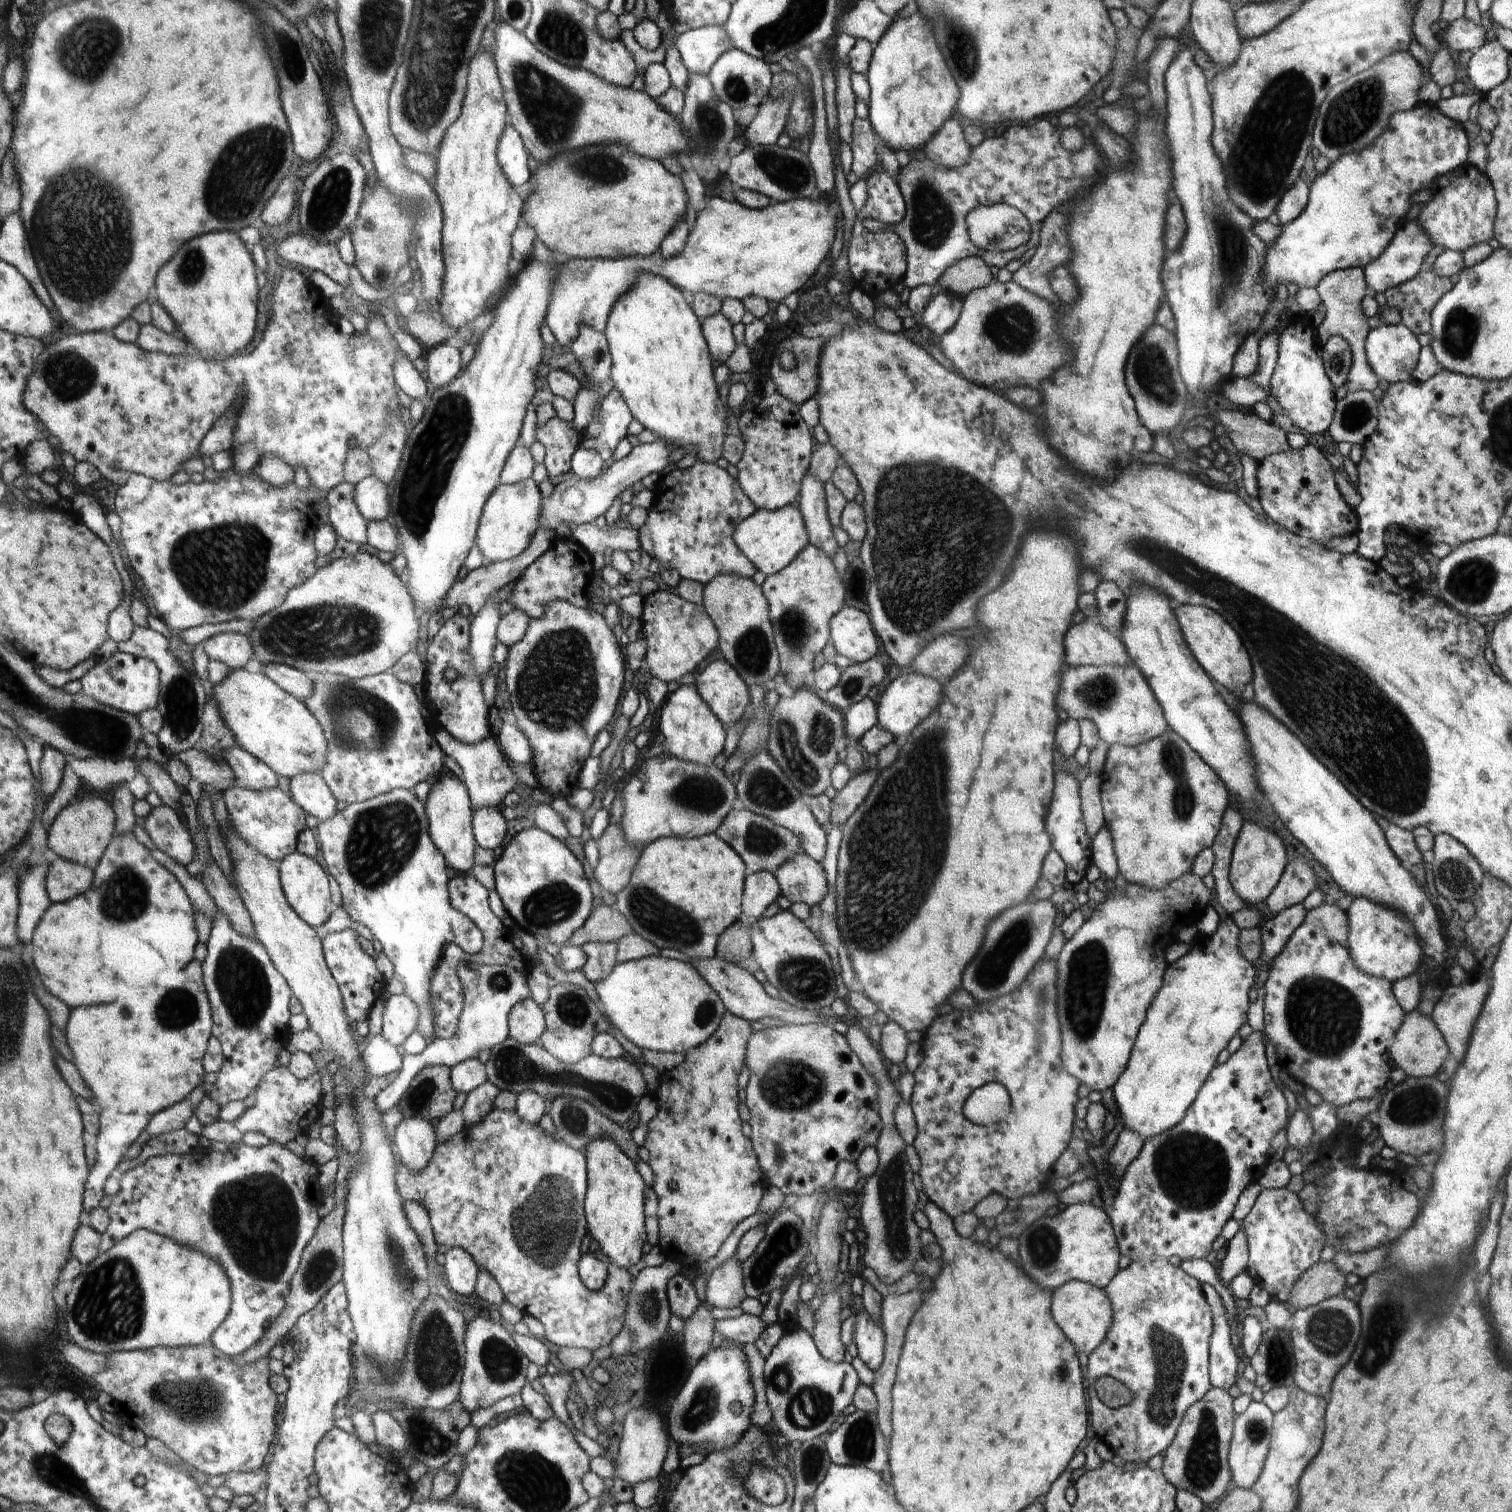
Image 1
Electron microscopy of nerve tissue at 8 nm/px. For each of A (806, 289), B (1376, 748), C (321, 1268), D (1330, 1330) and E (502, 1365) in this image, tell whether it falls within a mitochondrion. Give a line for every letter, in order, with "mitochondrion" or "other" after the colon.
A: other
B: mitochondrion
C: mitochondrion
D: mitochondrion
E: mitochondrion

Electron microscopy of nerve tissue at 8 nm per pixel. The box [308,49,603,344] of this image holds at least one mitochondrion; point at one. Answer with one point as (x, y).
(554, 112)

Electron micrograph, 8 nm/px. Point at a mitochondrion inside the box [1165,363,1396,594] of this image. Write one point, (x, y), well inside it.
(1356, 416)

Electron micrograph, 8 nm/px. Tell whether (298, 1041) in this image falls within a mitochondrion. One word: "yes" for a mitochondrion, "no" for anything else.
no

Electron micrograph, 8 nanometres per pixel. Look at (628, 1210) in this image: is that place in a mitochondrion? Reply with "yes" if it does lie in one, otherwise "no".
no

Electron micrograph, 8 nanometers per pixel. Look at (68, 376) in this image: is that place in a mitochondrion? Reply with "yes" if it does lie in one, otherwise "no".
yes

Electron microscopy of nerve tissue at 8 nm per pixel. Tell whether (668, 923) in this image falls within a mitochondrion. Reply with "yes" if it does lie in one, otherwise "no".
yes

